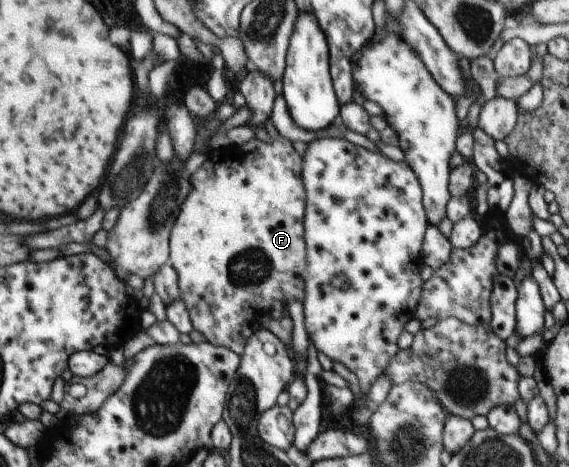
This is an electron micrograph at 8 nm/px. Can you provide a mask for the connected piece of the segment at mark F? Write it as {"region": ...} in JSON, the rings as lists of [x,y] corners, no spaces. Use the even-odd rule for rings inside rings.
{"region":[[[281,136],[272,139],[269,143],[252,137],[242,145],[209,149],[205,156],[204,163],[189,175],[190,190],[189,193],[186,193],[185,202],[181,205],[181,210],[170,233],[169,265],[176,273],[179,299],[188,311],[191,327],[200,332],[206,342],[214,346],[224,346],[232,350],[233,353],[242,354],[246,340],[240,337],[240,333],[238,333],[240,327],[256,323],[254,319],[262,317],[264,315],[262,311],[268,311],[274,301],[294,299],[301,302],[304,297],[306,259],[304,259],[304,241],[302,241],[302,213],[304,213],[304,189],[302,189],[302,181],[300,181],[302,161],[300,161],[300,155],[292,149],[290,141]]]}

